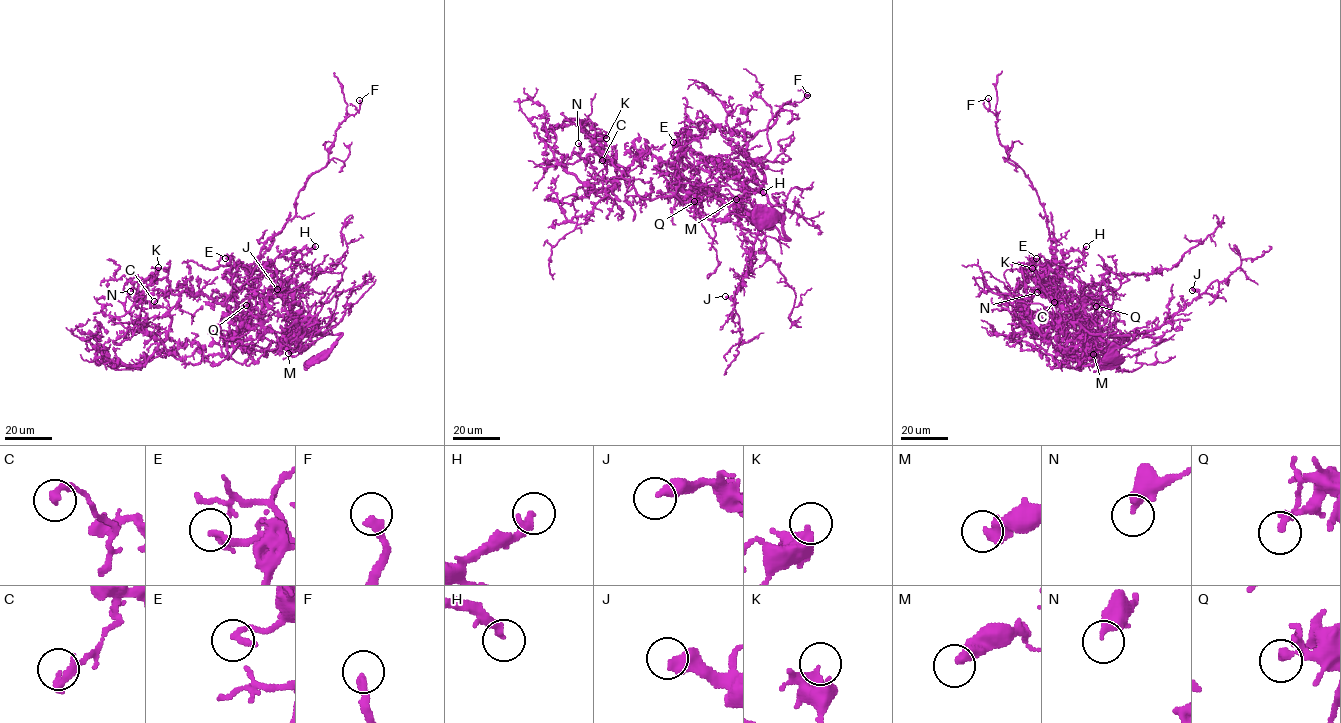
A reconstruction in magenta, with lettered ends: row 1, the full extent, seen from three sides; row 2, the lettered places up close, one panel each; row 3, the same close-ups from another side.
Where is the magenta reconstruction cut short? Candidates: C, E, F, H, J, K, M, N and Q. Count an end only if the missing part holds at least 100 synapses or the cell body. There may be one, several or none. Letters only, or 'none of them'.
J

